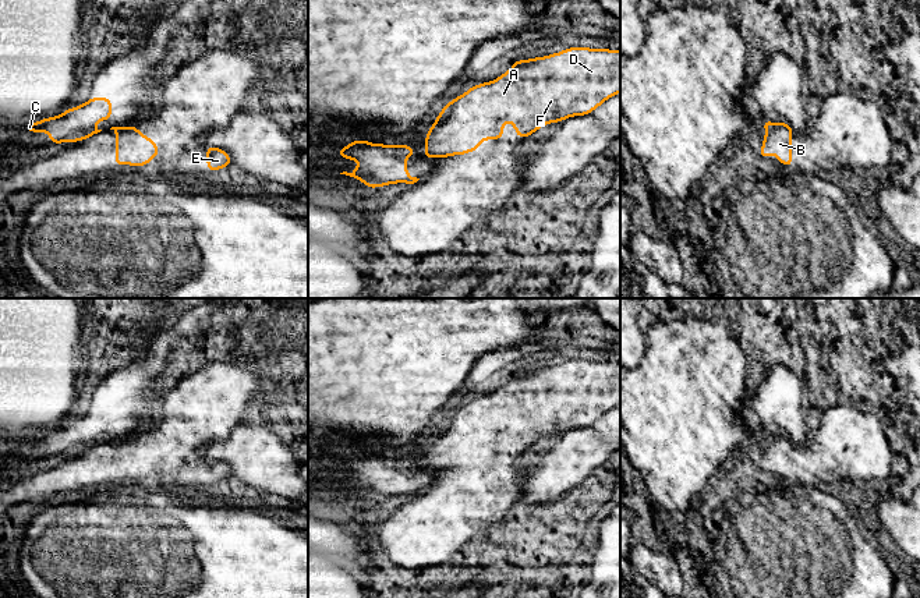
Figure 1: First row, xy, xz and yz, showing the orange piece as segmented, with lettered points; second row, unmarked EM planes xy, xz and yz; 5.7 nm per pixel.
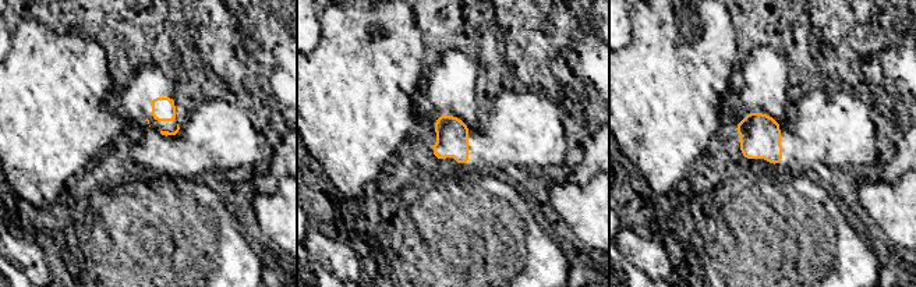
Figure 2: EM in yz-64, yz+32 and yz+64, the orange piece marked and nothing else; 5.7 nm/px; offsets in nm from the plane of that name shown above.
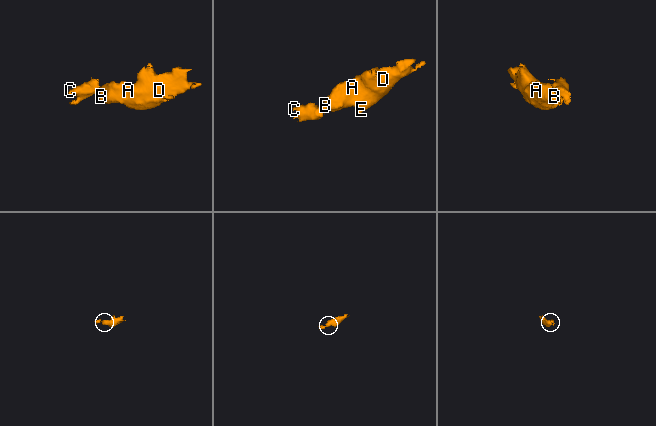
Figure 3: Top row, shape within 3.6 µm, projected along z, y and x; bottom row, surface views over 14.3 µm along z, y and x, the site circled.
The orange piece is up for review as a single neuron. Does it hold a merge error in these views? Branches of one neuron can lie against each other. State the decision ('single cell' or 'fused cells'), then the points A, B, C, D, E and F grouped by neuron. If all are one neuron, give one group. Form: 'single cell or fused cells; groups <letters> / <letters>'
fused cells; groups A B D E F / C

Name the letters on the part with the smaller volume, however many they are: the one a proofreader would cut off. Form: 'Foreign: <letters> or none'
Foreign: C

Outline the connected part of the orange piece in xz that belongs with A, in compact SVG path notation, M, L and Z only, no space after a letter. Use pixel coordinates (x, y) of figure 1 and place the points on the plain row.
M567 360L563 364L530 372L516 372L513 379L491 394L471 399L445 415L425 447L428 470L449 470L477 463L486 452L502 452L509 432L519 450L527 450L549 435L585 428L620 404L620 362Z

